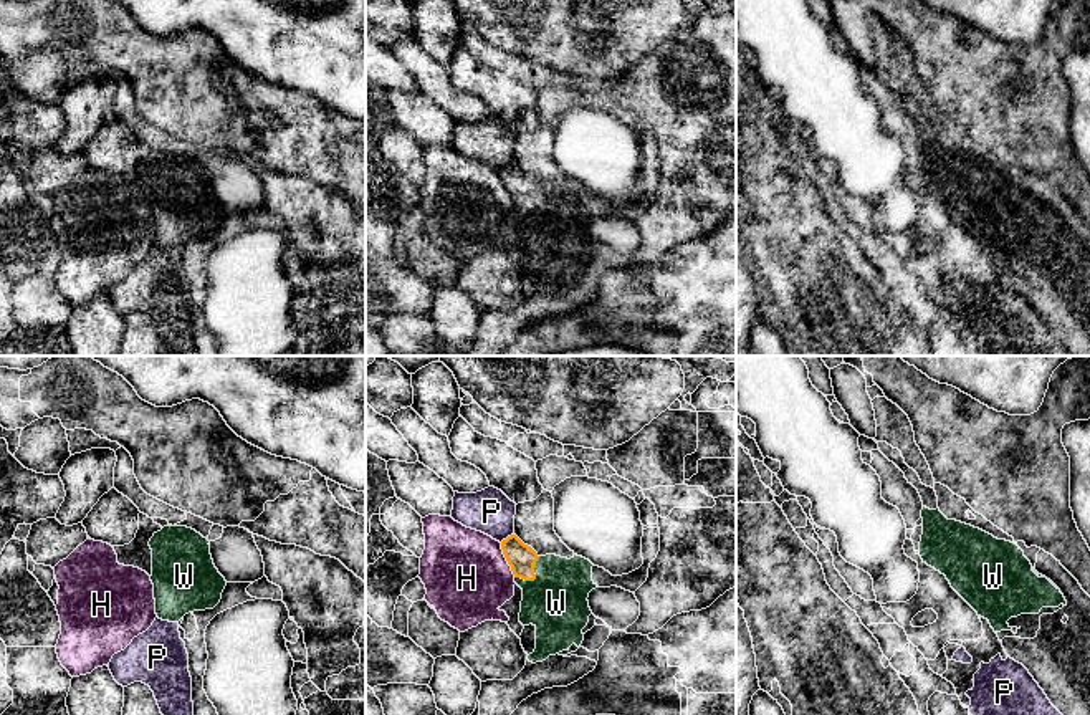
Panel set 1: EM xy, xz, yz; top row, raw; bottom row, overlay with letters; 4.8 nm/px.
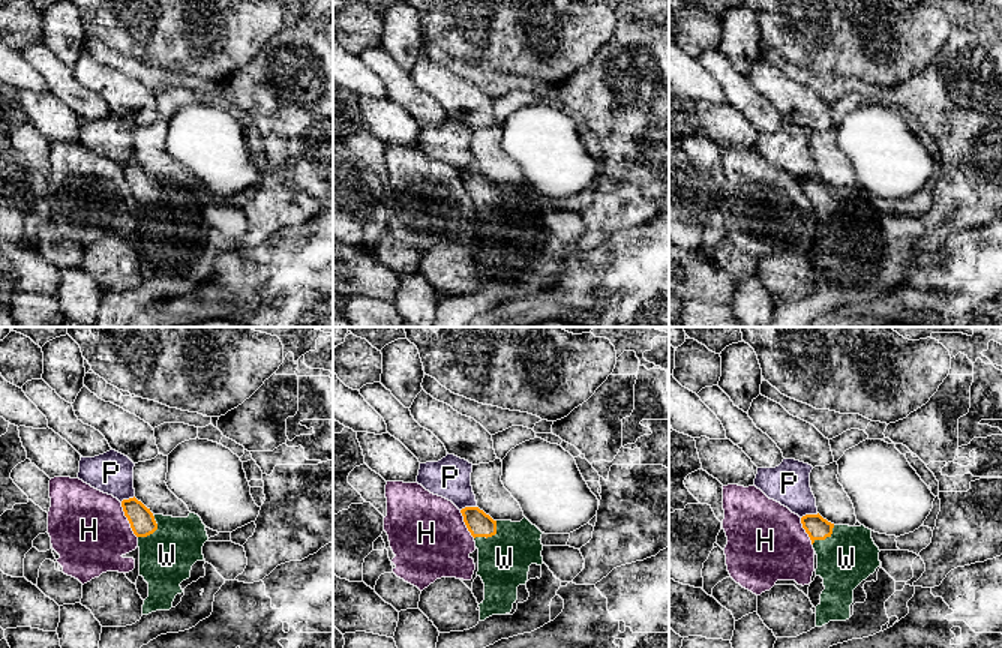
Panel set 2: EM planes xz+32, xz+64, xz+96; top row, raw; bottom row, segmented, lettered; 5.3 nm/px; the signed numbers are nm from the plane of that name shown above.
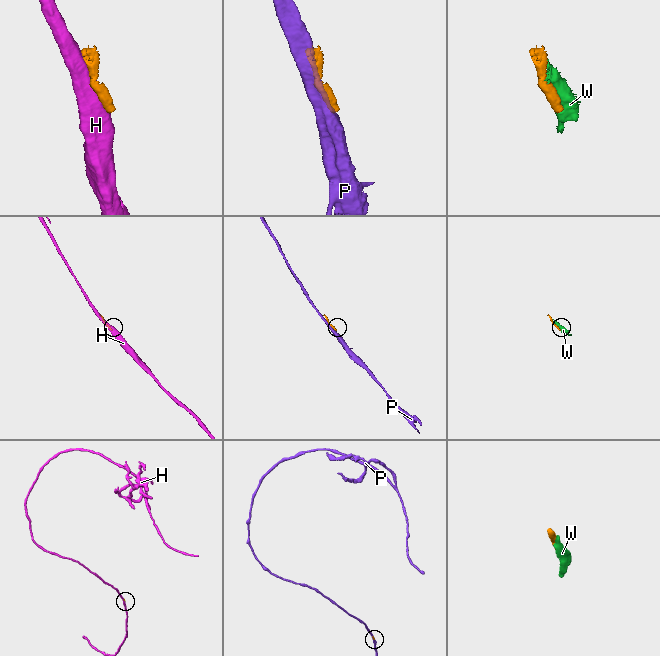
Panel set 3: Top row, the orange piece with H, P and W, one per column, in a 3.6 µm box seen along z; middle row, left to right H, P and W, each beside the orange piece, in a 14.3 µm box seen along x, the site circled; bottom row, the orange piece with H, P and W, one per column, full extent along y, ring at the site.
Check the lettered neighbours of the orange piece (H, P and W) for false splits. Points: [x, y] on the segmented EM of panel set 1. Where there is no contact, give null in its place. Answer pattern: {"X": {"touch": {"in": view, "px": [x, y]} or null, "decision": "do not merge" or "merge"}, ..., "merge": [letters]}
{"H": {"touch": {"in": "xz", "px": [506, 560]}, "decision": "do not merge"}, "P": {"touch": {"in": "xz", "px": [508, 537]}, "decision": "do not merge"}, "W": {"touch": {"in": "xz", "px": [535, 578]}, "decision": "merge"}, "merge": ["W"]}

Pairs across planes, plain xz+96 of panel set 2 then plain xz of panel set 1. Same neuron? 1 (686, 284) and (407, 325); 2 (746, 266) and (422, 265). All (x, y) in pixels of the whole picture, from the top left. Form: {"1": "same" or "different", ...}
{"1": "different", "2": "same"}

